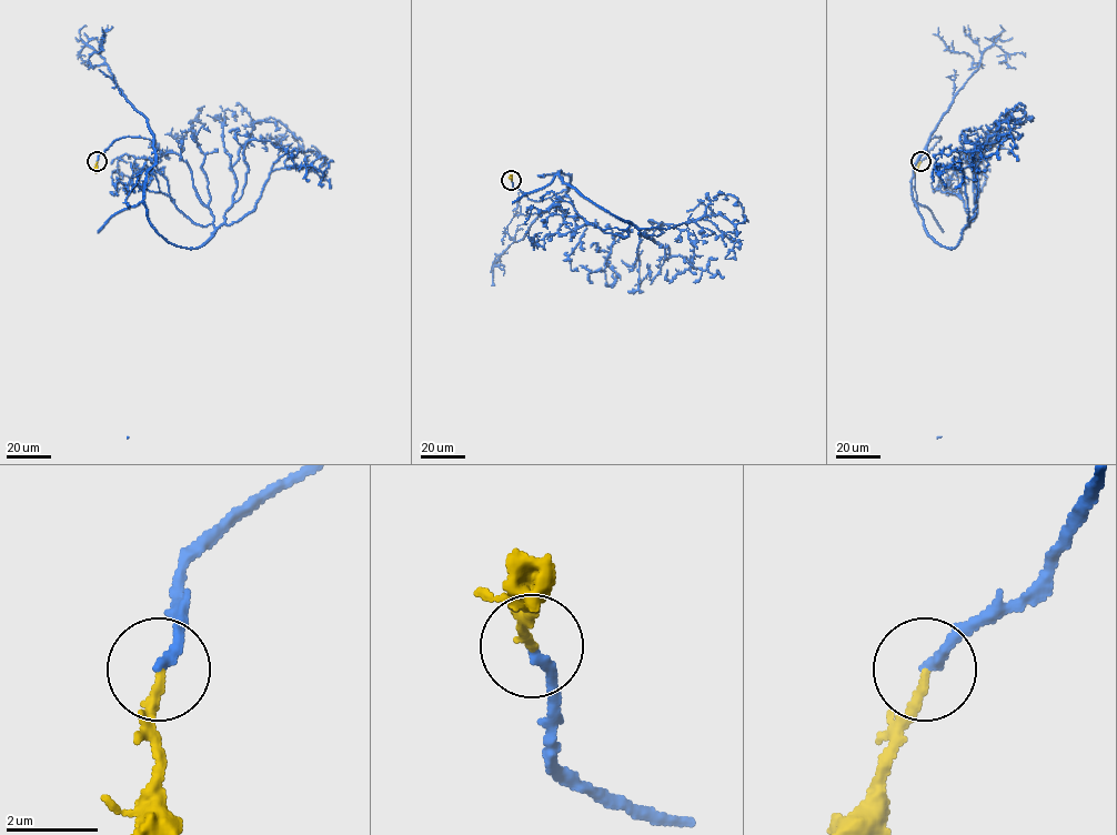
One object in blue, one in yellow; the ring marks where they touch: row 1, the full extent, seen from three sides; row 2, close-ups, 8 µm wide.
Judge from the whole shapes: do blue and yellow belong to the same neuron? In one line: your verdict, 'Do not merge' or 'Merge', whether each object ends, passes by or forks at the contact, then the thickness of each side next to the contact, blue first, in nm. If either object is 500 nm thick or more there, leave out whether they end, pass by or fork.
Do not merge. At the ring blue ends. At the ring yellow ends. Thickness 240 nm (blue) against 190 nm

